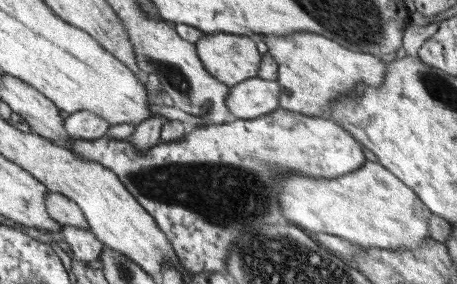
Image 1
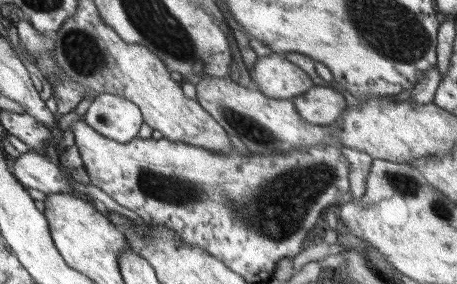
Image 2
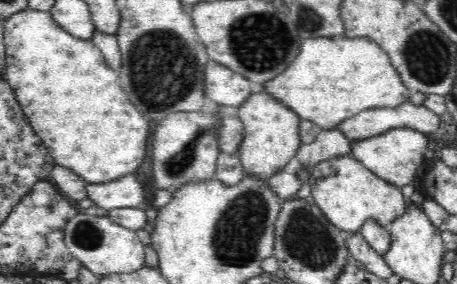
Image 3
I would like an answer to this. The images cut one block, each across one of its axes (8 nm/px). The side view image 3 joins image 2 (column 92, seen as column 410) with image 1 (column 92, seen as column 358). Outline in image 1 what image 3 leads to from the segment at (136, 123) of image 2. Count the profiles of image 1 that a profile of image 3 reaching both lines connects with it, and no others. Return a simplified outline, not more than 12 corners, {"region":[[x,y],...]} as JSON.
{"region":[[75,112],[65,130],[77,140],[101,140],[111,124],[93,112]]}

